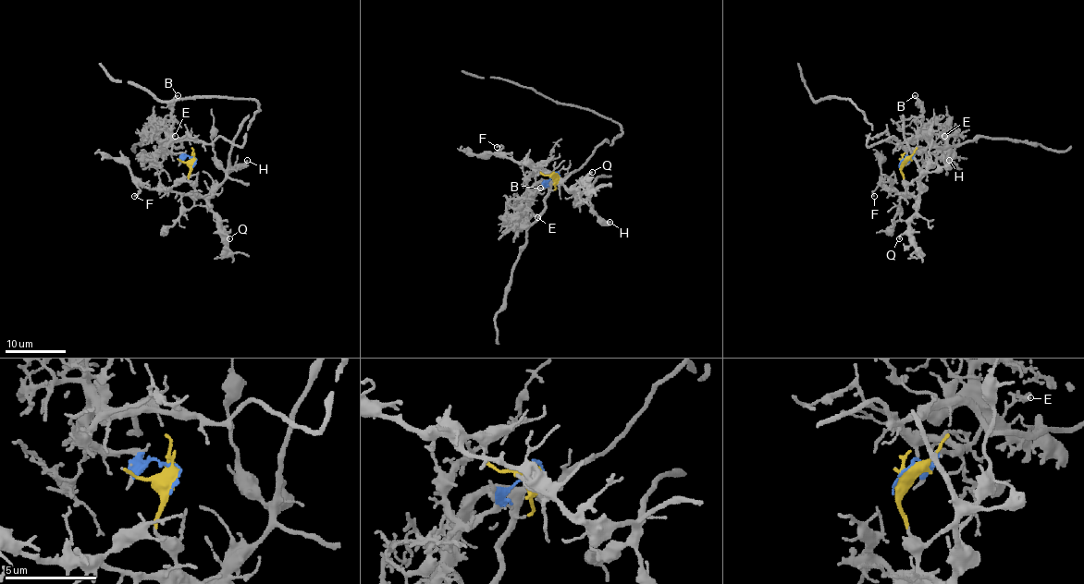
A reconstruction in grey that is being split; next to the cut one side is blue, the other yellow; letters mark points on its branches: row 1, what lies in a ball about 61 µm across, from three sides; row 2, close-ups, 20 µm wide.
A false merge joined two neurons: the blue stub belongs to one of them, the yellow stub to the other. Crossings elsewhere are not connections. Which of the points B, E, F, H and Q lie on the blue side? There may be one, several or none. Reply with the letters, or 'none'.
B, E

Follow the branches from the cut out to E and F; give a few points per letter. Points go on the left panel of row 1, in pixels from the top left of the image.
E: (196, 160), (170, 154), (166, 150), (166, 140), (175, 136)
F: (196, 160), (189, 175), (193, 193), (151, 190), (141, 186), (134, 196)

